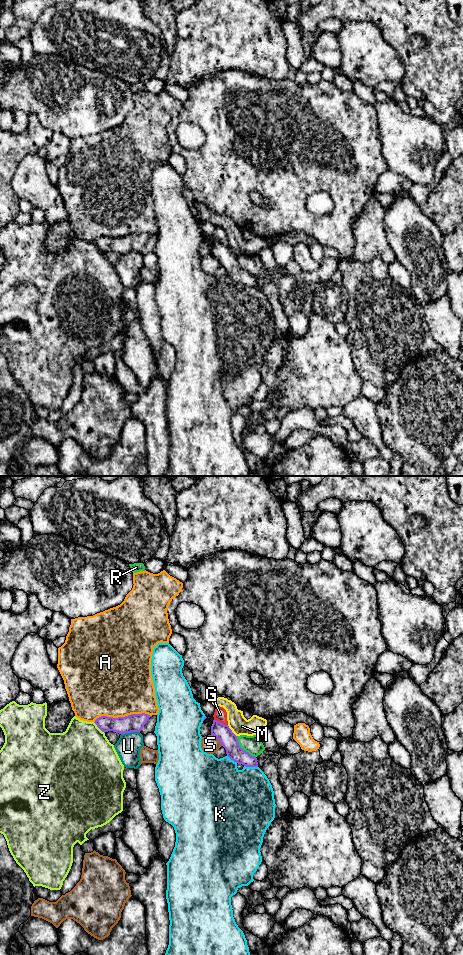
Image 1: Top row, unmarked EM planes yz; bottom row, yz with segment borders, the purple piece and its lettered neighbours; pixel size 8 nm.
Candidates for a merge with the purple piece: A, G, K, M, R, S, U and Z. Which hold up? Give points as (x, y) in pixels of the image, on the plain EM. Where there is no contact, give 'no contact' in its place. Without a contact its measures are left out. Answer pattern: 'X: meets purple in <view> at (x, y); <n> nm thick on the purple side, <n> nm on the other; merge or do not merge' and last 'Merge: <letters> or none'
A: meets purple in yz at (121, 237); 140 nm thick on the purple side, 500 nm on the other; do not merge
G: meets purple in yz at (220, 242); 140 nm thick on the purple side, 110 nm on the other; do not merge
K: meets purple in yz at (251, 286); 130 nm thick on the purple side, 440 nm on the other; do not merge
M: meets purple in yz at (231, 251); 140 nm thick on the purple side, 150 nm on the other; do not merge
R: meets purple in yz at (242, 269); 140 nm thick on the purple side, 150 nm on the other; do not merge
S: meets purple in yz at (217, 258); 140 nm thick on the purple side, 150 nm on the other; do not merge
U: meets purple in yz at (130, 252); 140 nm thick on the purple side, 200 nm on the other; do not merge
Z: meets purple in yz at (99, 248); 140 nm thick on the purple side, 460 nm on the other; do not merge
Merge: none

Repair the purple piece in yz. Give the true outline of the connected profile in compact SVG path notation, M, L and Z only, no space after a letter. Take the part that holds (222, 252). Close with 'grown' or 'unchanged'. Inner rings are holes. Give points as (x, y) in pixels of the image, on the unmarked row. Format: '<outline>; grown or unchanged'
M214 239L211 254L219 260L231 280L246 287L258 287L257 278L240 267L237 256L228 245Z; unchanged

